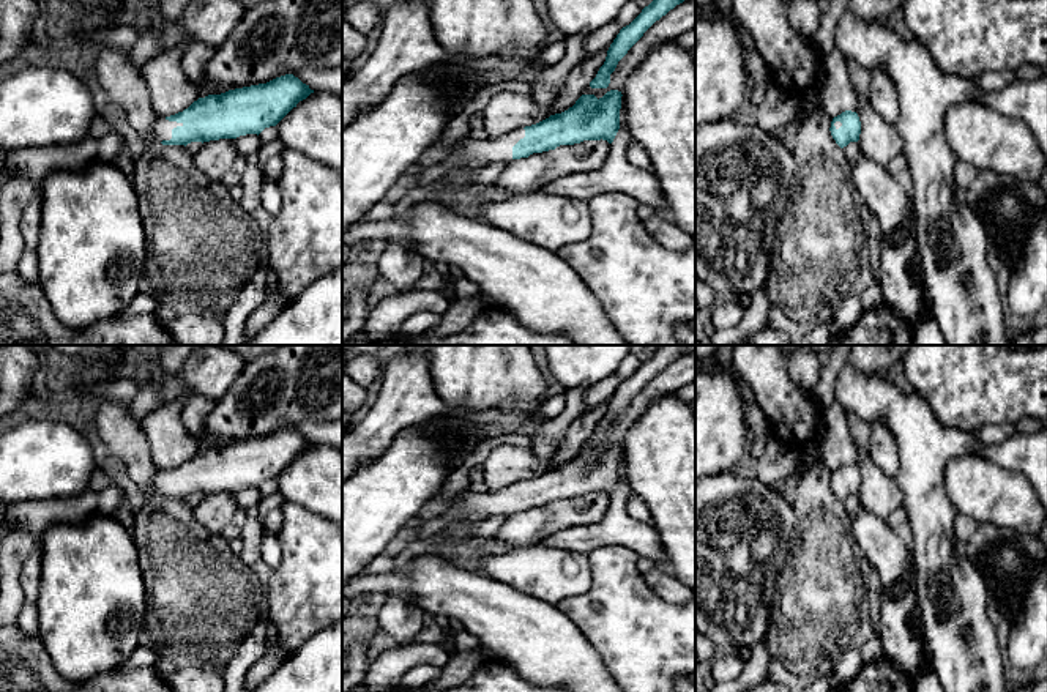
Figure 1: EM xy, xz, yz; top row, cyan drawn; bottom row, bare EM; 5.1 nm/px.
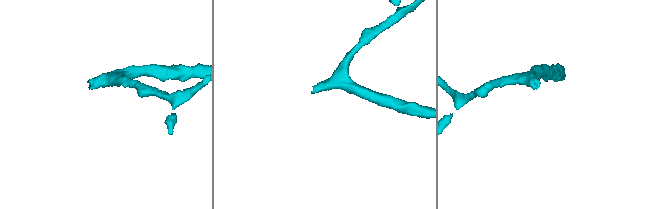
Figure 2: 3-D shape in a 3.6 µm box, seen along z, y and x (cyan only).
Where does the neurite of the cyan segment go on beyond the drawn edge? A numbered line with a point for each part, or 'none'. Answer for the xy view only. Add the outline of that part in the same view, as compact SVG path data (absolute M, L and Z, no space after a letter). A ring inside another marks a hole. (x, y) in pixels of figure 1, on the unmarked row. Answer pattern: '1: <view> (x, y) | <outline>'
1: xy (161, 483) | M159 470L151 481L153 492L162 495L172 492L172 482L183 479L183 476L169 474L166 470Z

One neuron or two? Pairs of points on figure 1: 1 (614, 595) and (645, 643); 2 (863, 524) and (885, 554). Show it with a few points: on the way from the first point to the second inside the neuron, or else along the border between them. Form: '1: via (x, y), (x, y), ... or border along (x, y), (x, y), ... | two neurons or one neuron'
1: via (620, 607), (620, 615), (634, 631) | one neuron
2: via (869, 532), (880, 546) | one neuron

